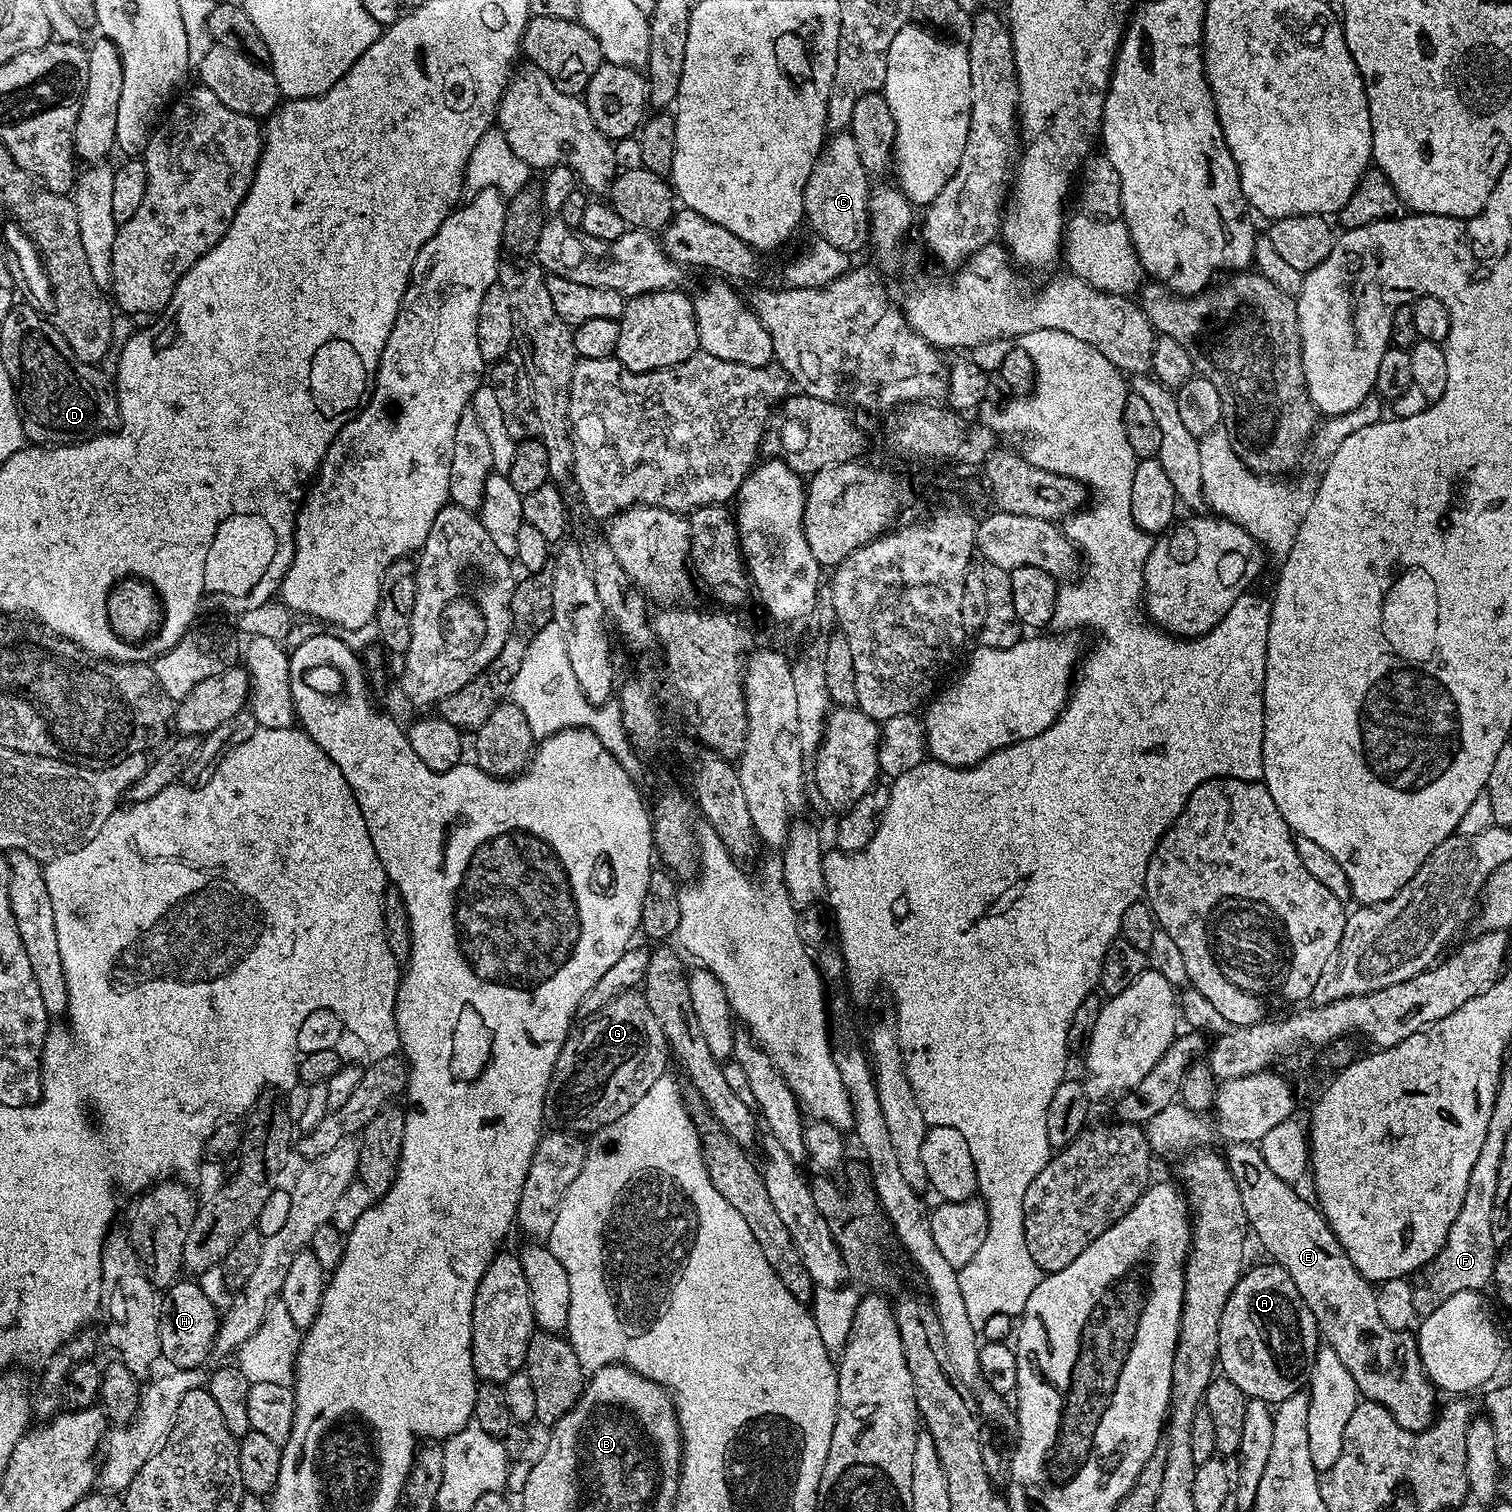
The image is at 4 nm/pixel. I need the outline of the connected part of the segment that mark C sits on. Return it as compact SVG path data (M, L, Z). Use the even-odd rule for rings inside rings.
M845 130L829 135L824 150L816 158L814 170L804 187L804 211L807 223L812 223L814 233L832 246L849 254L855 254L863 244L869 243L868 193L870 173L858 158L858 145L851 132Z

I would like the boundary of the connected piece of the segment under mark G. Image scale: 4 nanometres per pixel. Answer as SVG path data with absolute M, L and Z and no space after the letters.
M640 990L618 994L613 1000L606 1002L606 1006L602 1006L602 1010L598 1010L592 1016L587 1017L581 1024L584 1025L581 1026L580 1032L579 1028L573 1031L558 1054L558 1062L552 1071L552 1080L548 1083L546 1098L544 1099L544 1118L553 1129L561 1132L595 1134L598 1129L604 1128L610 1122L618 1122L618 1118L622 1118L622 1114L626 1114L626 1110L630 1110L634 1106L634 1102L638 1102L642 1098L642 1094L646 1094L646 1090L650 1090L650 1086L654 1086L654 1082L658 1082L658 1078L665 1075L667 1068L664 1067L667 1066L668 1060L670 1064L670 1053L666 1038L662 1034L662 1026L658 1026L658 1020L654 1018L654 1014L650 1014L650 1006L646 1006L646 998L643 991Z

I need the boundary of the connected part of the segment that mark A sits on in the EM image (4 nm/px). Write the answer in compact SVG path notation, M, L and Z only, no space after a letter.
M1271 1262L1251 1268L1241 1275L1222 1310L1218 1330L1218 1368L1224 1377L1234 1382L1234 1386L1238 1386L1238 1390L1244 1392L1245 1397L1261 1399L1269 1406L1275 1406L1286 1398L1305 1391L1312 1375L1316 1350L1322 1344L1322 1337L1316 1329L1316 1319L1310 1306L1302 1302L1302 1294L1298 1294L1294 1278L1290 1278L1284 1268Z

